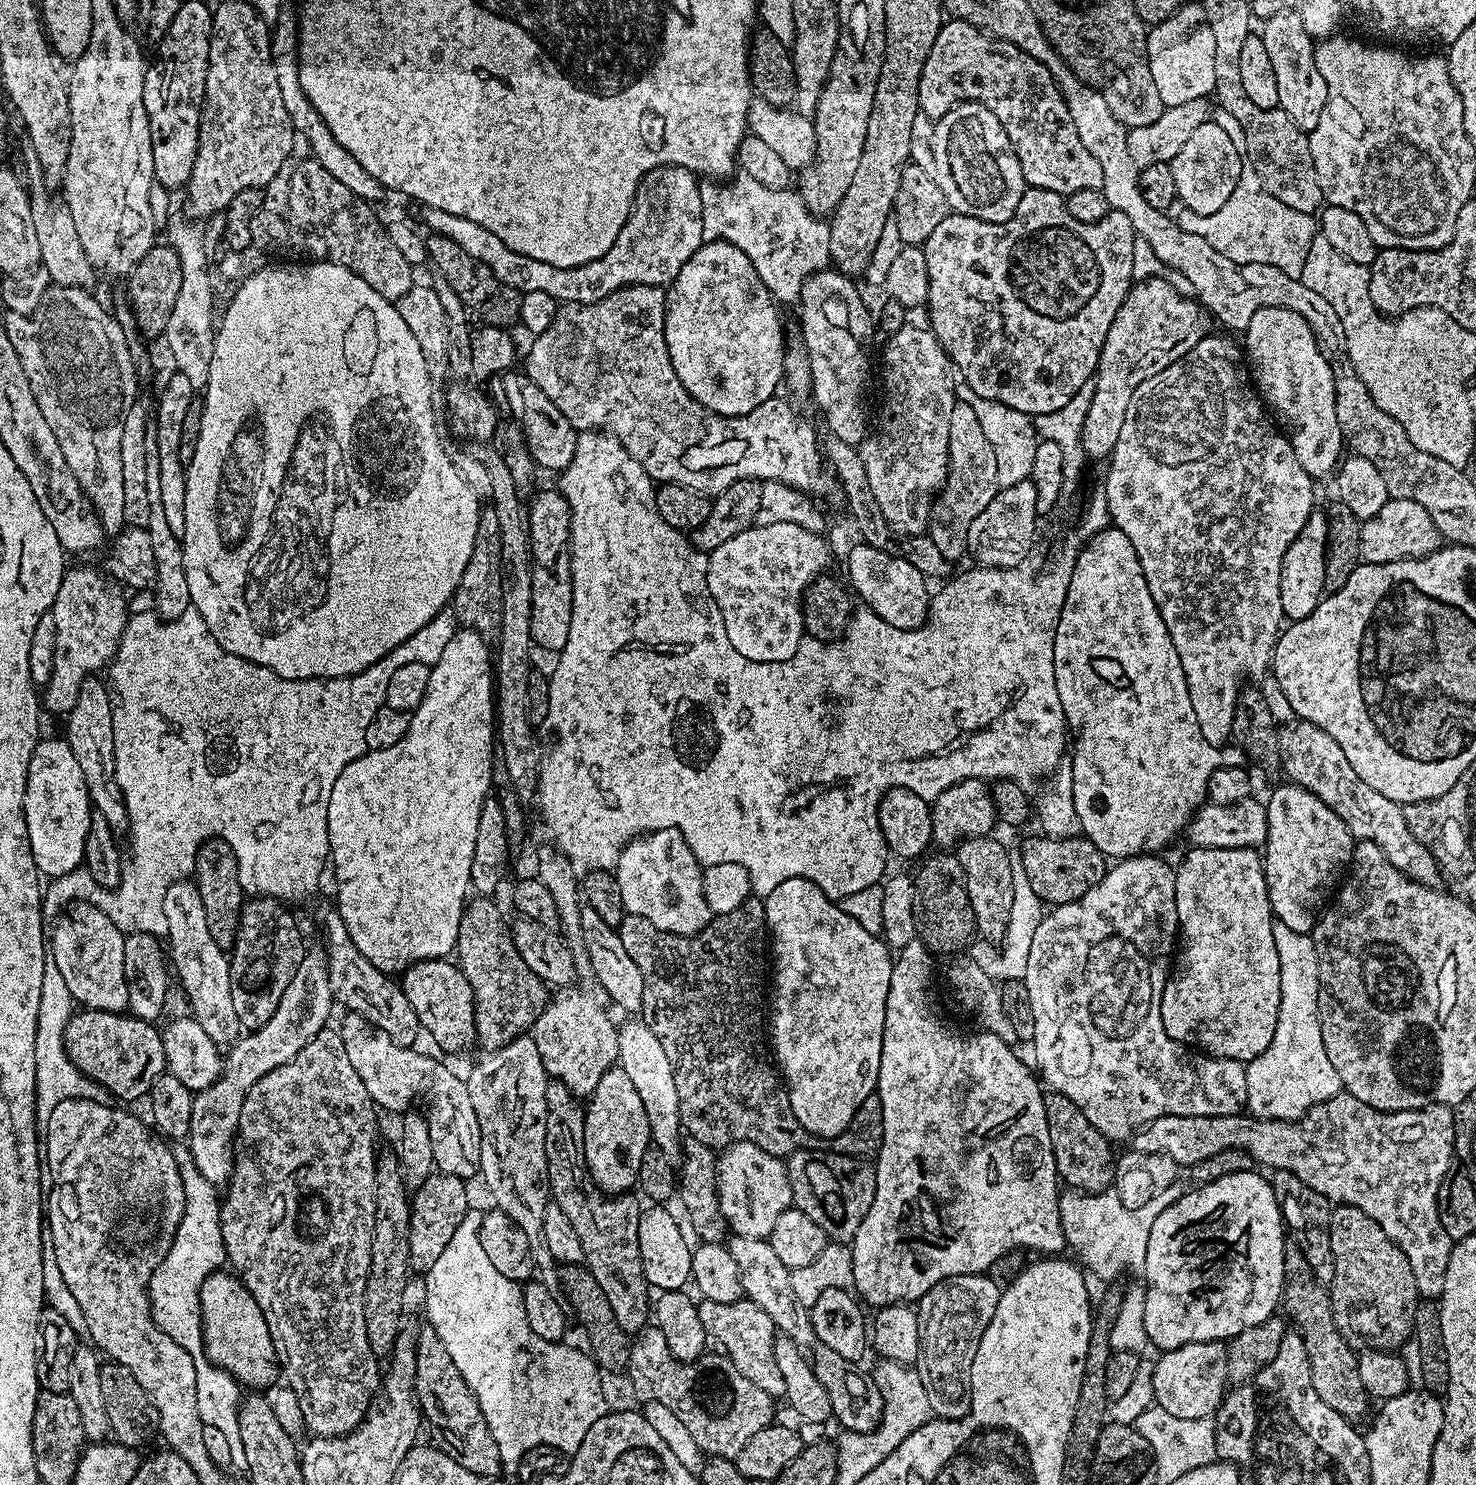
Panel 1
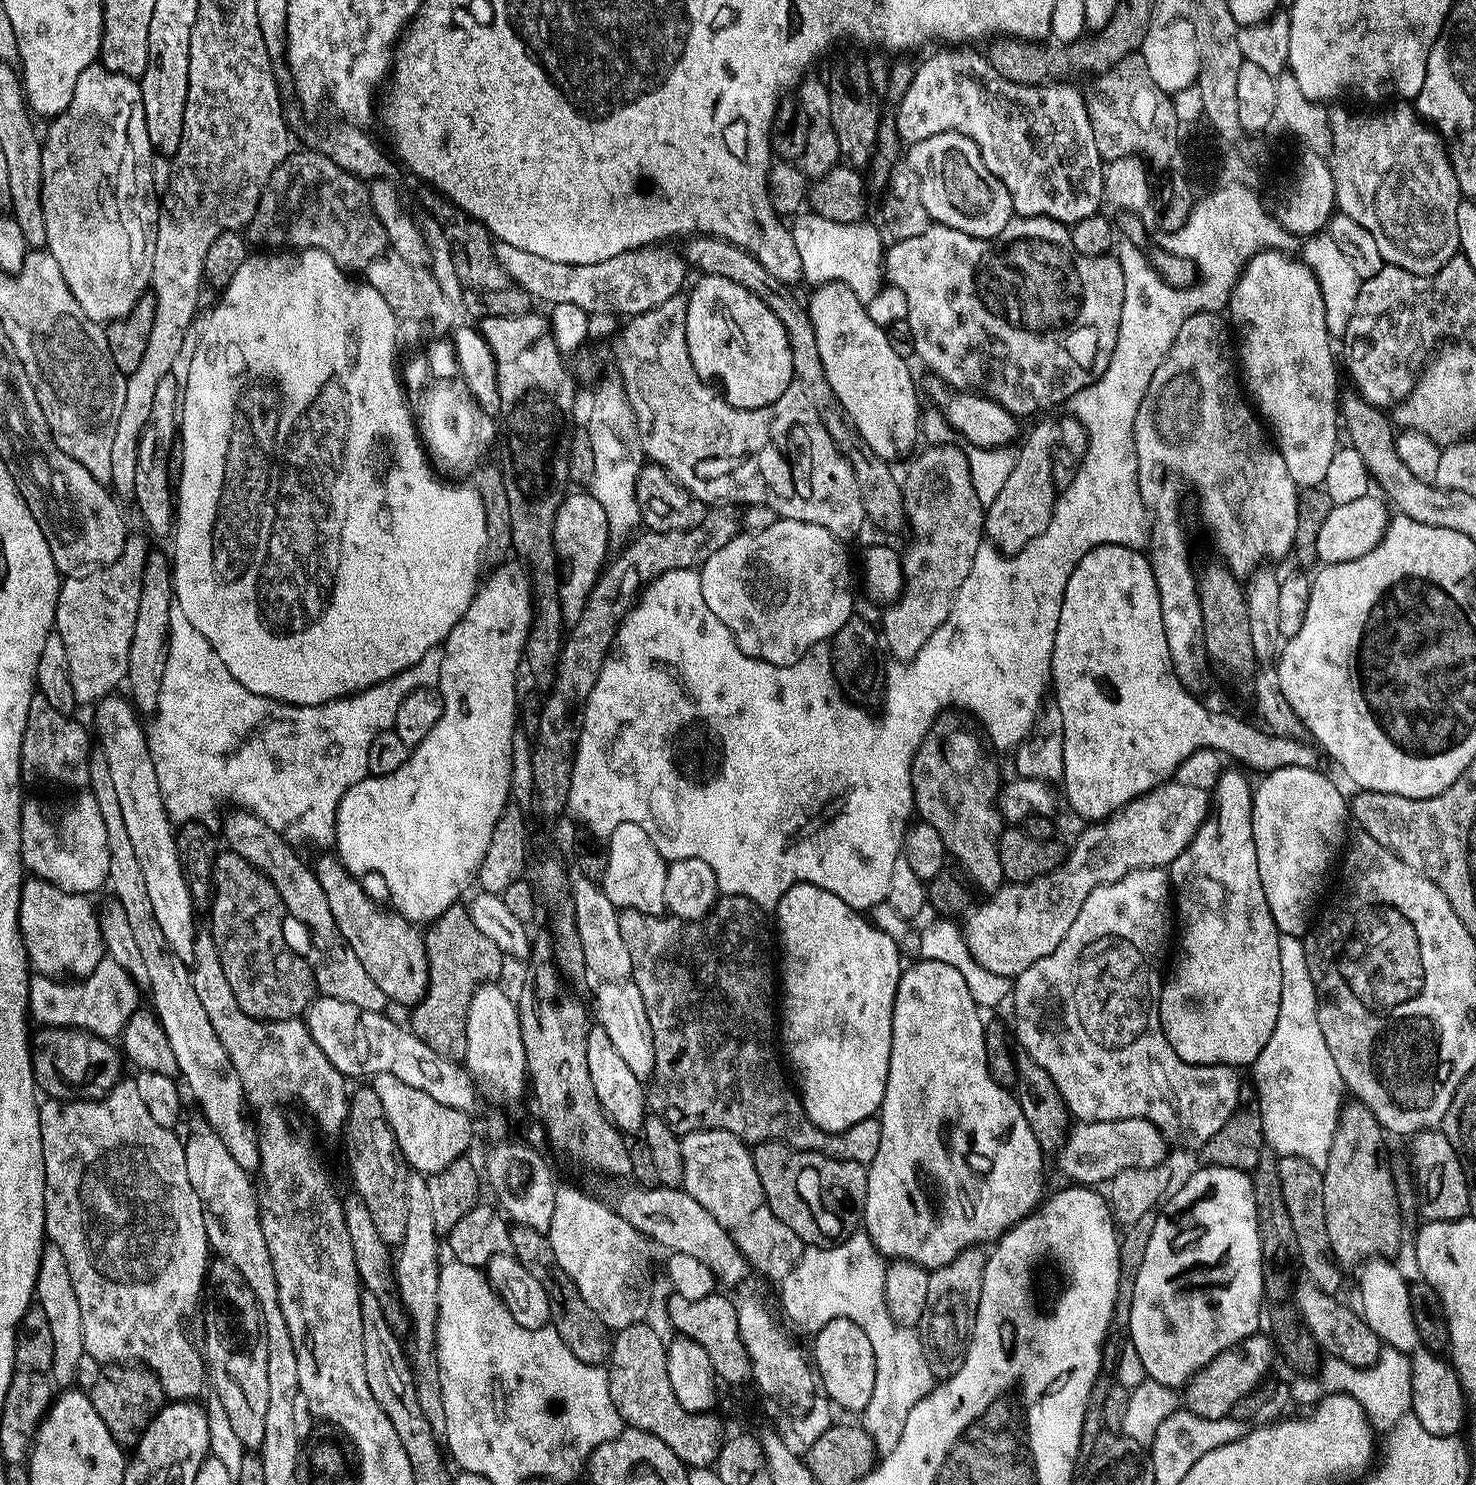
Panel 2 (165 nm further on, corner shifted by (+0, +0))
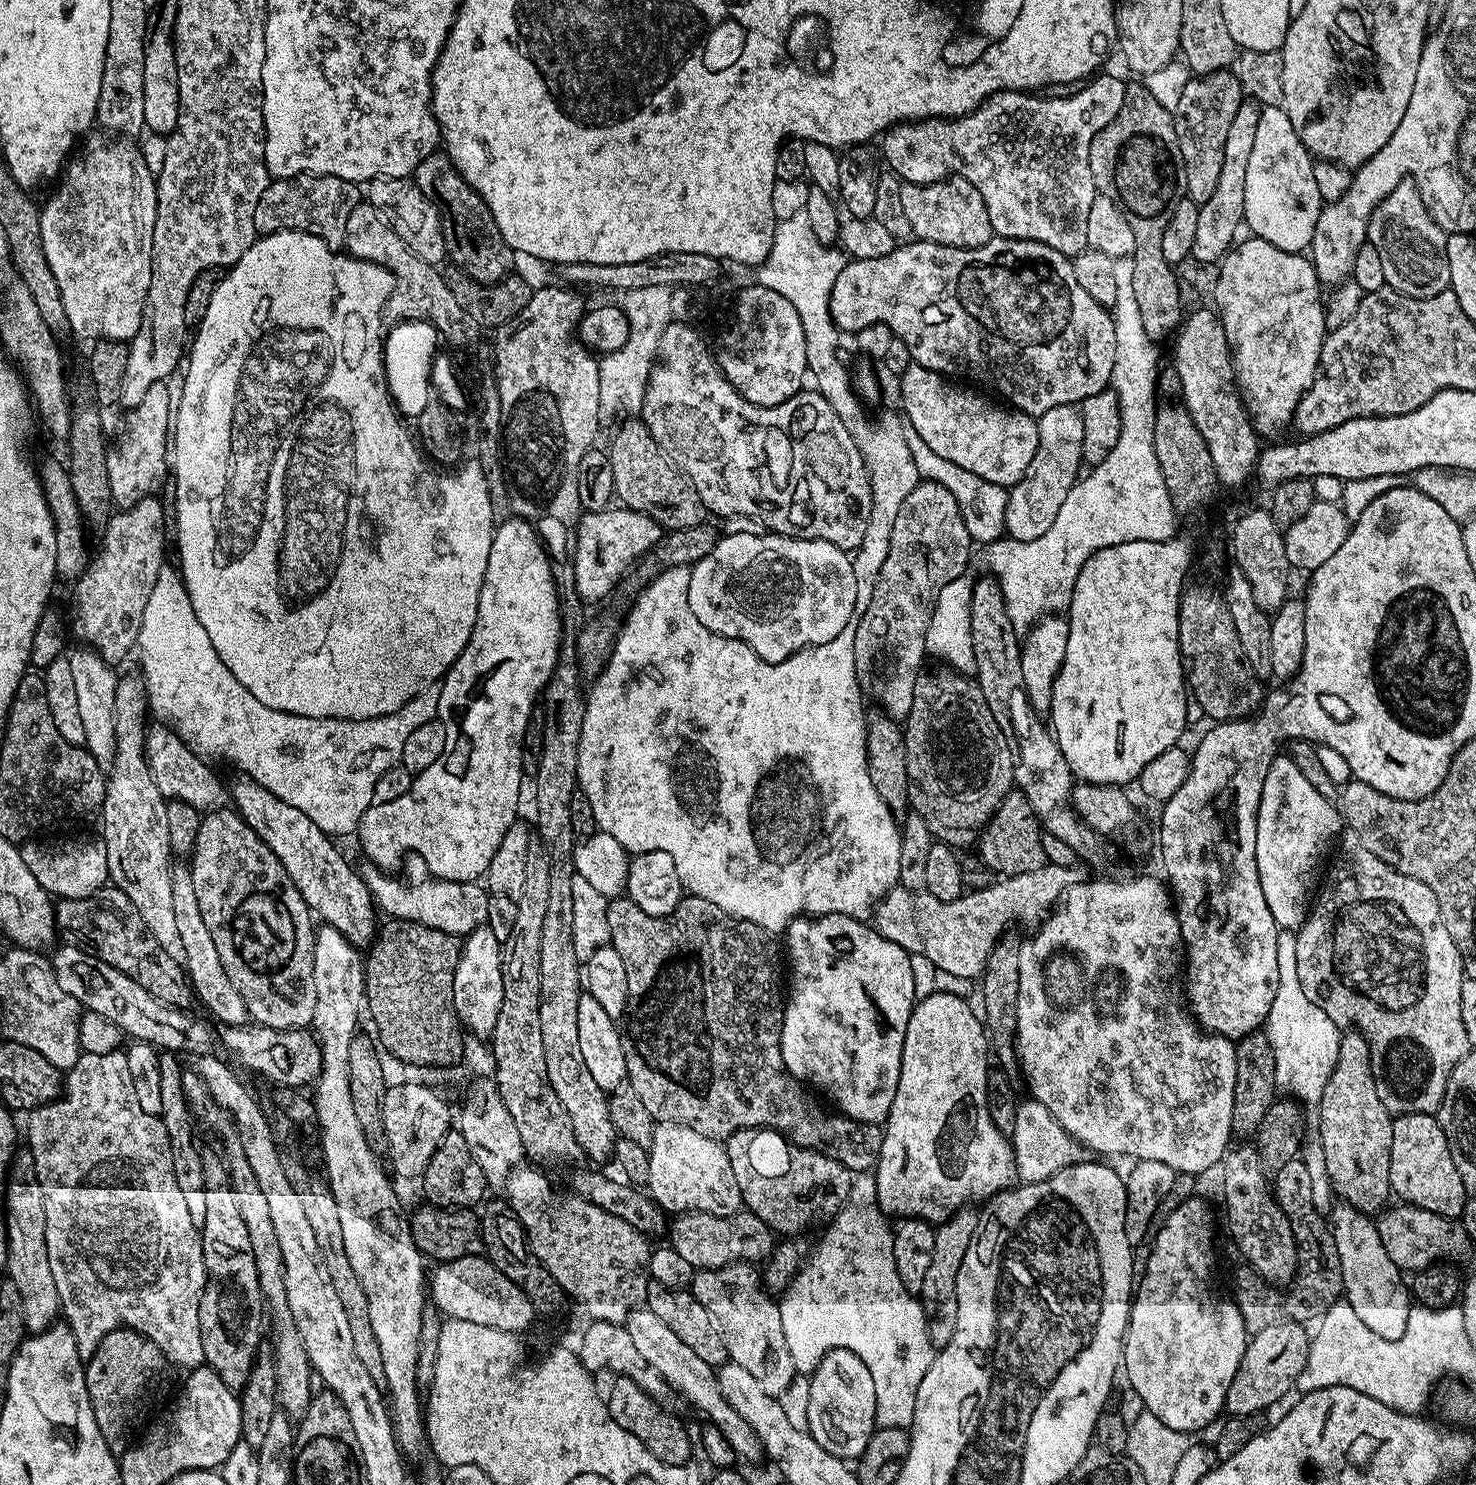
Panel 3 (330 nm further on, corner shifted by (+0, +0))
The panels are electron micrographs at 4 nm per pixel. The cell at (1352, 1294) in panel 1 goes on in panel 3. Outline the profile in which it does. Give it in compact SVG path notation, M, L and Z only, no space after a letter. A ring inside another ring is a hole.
M1348 1030L1340 1037L1338 1046L1338 1062L1326 1082L1326 1090L1322 1090L1322 1098L1318 1105L1320 1111L1320 1137L1318 1143L1324 1150L1328 1180L1332 1183L1332 1191L1345 1201L1347 1207L1365 1214L1376 1214L1389 1203L1390 1189L1390 1142L1392 1141L1393 1117L1378 1102L1378 1090L1374 1086L1368 1043L1362 1033Z

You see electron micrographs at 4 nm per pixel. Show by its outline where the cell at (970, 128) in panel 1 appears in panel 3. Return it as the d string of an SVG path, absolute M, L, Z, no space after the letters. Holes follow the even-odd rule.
M952 174L933 184L901 183L899 187L913 237L955 248L977 248L993 239L986 202L982 202L982 196L965 176Z

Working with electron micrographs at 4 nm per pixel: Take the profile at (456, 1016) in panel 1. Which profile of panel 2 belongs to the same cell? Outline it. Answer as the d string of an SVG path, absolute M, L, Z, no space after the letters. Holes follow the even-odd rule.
M335 855L321 856L324 857L314 864L314 871L318 886L322 886L326 893L326 902L330 902L330 912L334 914L334 922L342 938L350 950L354 950L358 962L362 962L366 974L370 974L370 978L378 985L378 990L382 990L382 994L386 994L393 1005L415 1006L428 989L428 959L421 929L399 912L387 907L379 908L364 893L360 885L363 883L347 872Z

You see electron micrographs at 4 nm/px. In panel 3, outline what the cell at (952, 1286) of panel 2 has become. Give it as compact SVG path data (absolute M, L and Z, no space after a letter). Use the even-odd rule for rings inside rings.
M969 1206L960 1209L955 1216L943 1221L936 1228L934 1250L930 1254L930 1267L928 1267L926 1278L922 1282L922 1290L919 1293L927 1311L930 1313L928 1337L933 1349L939 1350L946 1347L950 1338L956 1332L958 1270L962 1270L962 1258L966 1258L966 1250L970 1250L972 1241L976 1238L976 1233L980 1231L981 1219L981 1213L975 1207Z

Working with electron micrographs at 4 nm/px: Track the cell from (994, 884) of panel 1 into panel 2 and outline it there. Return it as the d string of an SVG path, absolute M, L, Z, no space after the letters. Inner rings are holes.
M944 714L930 726L930 730L922 738L922 742L914 754L912 802L915 815L923 823L934 826L934 830L938 830L938 834L942 834L945 853L951 859L953 856L964 867L963 875L969 881L972 879L984 891L984 894L991 894L998 891L1005 883L1002 874L1002 858L998 858L1000 834L1006 827L1006 821L1000 815L997 804L1002 779L1000 780L999 766L988 757L989 749L986 747L985 741L979 735L976 737L968 729L967 723L969 724L969 721L963 715Z

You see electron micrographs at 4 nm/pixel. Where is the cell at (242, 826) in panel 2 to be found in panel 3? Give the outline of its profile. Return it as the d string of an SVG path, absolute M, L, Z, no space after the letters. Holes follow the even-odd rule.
M151 721L145 729L144 757L154 785L168 800L181 800L194 806L201 814L229 807L230 788L212 773L213 765L207 759L190 751L175 731L161 721ZM212 767L212 768L211 768Z

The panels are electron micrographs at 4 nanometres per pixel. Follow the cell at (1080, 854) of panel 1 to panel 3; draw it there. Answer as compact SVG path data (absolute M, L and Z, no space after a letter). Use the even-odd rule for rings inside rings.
M1019 790L1009 792L1008 797L1000 803L998 810L988 820L988 825L982 829L978 837L978 849L980 848L980 860L992 872L997 872L997 877L1017 876L1018 874L1030 874L1030 870L1038 870L1047 864L1046 854L1042 850L1042 827L1030 808L1026 797Z

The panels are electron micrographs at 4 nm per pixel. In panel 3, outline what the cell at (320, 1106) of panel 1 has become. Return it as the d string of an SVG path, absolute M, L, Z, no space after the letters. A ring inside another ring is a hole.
M191 875L175 881L173 890L175 925L178 926L182 938L186 960L183 966L191 983L195 999L200 1000L217 1016L221 1025L247 1025L250 1017L242 1002L242 994L234 990L230 978L226 978L226 970L222 970L222 958L218 958L218 946L214 946L214 938L210 930L206 930L206 922L202 918L202 910L198 910L198 897L194 895Z

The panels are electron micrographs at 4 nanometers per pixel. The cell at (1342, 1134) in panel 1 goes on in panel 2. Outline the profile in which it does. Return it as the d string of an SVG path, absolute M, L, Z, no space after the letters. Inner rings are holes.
M1122 1118L1121 1120L1086 1120L1076 1122L1068 1129L1068 1137L1060 1147L1058 1159L1060 1168L1069 1176L1069 1181L1080 1186L1100 1186L1110 1182L1122 1170L1131 1168L1149 1168L1164 1164L1164 1155L1170 1151L1170 1145L1158 1128L1148 1120L1140 1118Z

